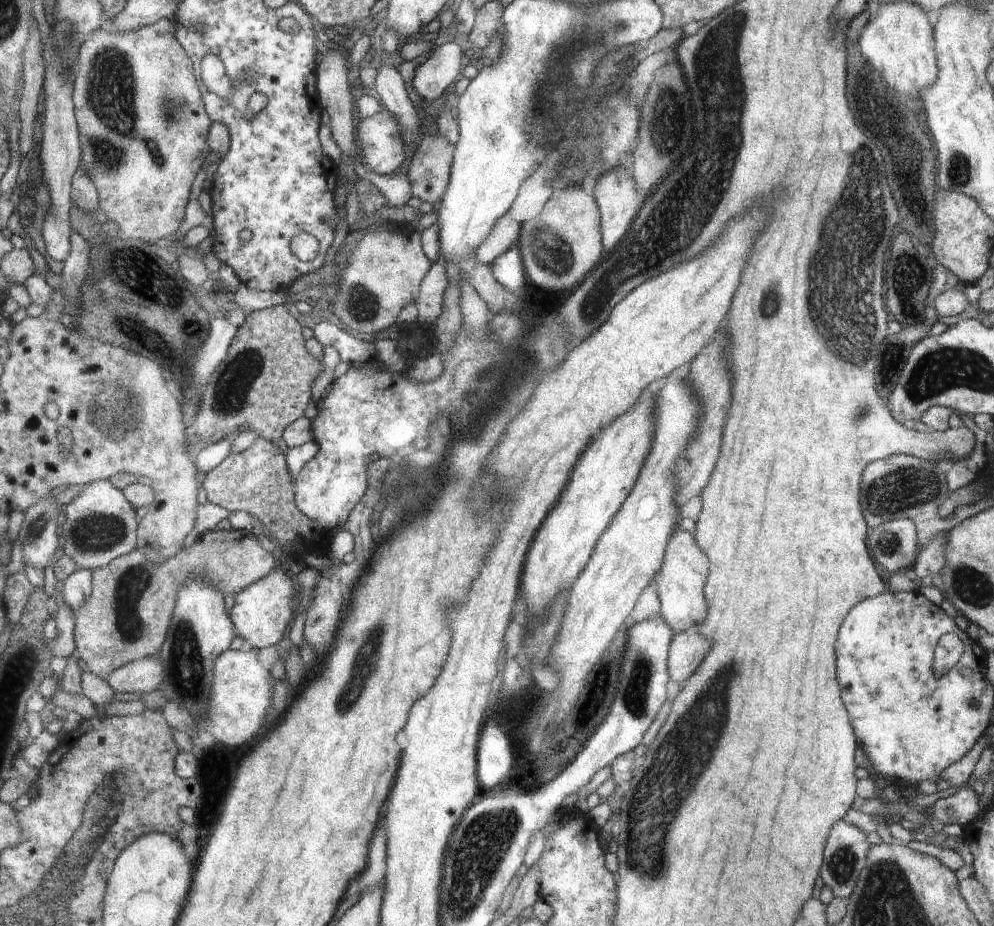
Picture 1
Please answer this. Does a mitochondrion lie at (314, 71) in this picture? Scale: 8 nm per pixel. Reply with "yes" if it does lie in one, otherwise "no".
no

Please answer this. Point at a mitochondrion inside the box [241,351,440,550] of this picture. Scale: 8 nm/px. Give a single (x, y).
(412, 483)

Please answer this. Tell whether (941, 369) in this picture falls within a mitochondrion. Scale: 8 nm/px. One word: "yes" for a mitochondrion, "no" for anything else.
yes

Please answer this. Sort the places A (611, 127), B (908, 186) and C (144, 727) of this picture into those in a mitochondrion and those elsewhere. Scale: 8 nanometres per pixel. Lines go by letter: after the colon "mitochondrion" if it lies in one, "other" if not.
A: mitochondrion
B: mitochondrion
C: other

